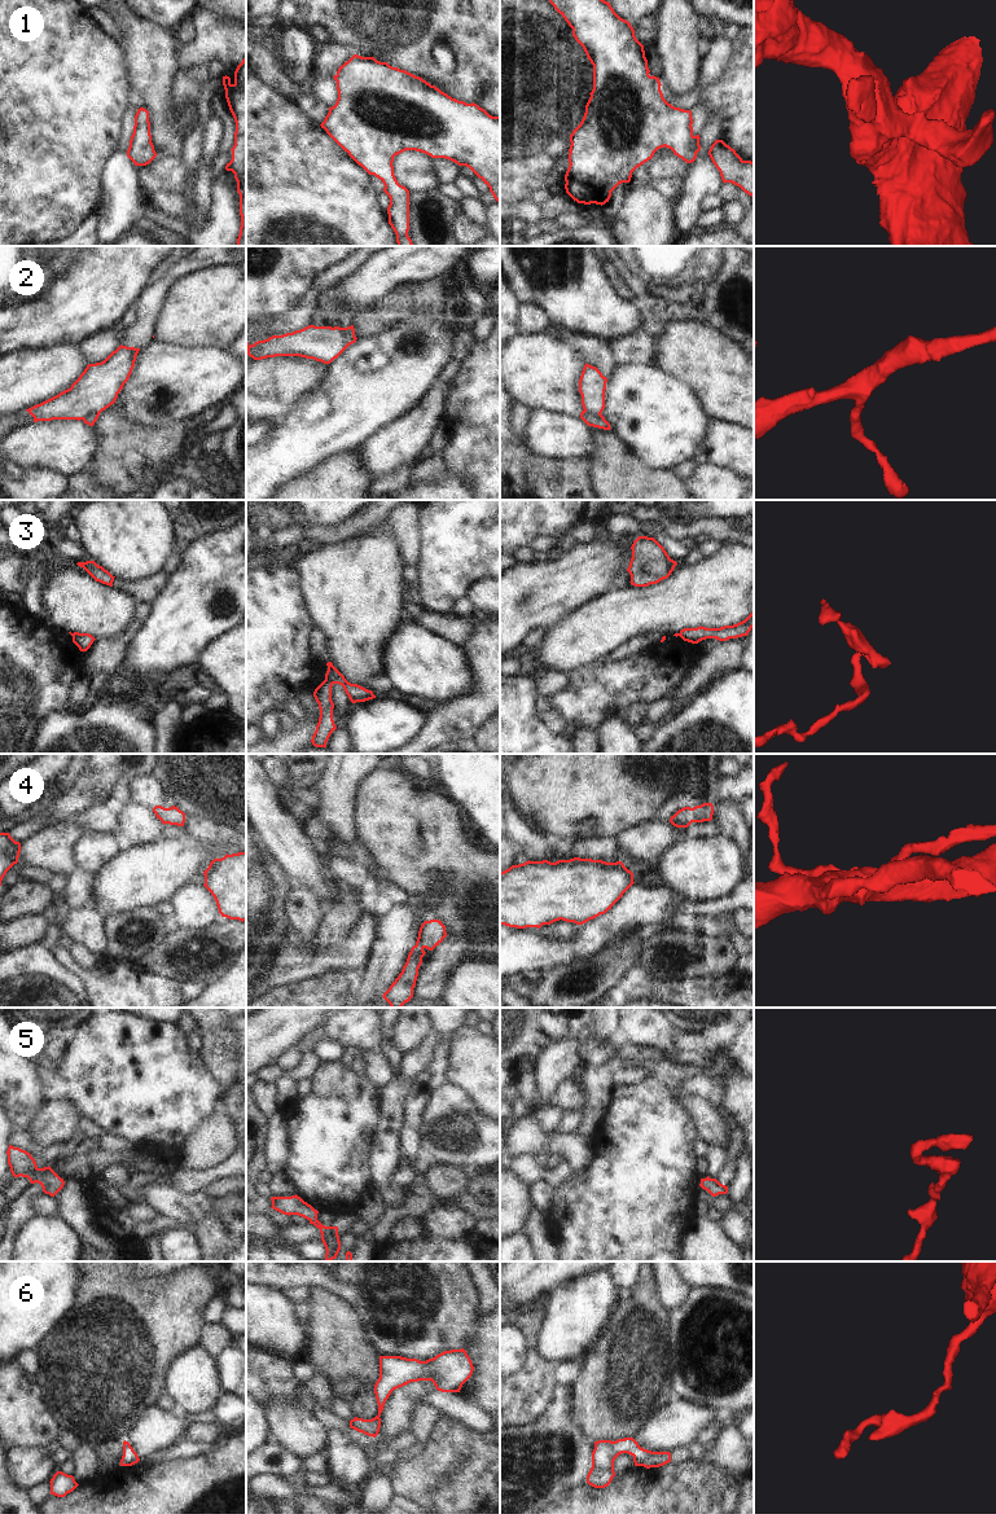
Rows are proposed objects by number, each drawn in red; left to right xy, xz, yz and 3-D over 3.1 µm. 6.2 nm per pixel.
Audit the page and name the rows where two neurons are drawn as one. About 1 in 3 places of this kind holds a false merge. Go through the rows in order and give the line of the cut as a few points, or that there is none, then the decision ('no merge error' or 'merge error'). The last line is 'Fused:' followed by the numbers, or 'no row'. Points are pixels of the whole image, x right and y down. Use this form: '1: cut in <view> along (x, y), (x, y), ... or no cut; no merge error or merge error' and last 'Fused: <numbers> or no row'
1: no cut; no merge error
2: cut in xy along (99, 412), (88, 412), (82, 418); merge error
3: cut in xz along (325, 679), (332, 684); merge error
4: no cut; no merge error
5: no cut; no merge error
6: no cut; no merge error
Fused: 2, 3

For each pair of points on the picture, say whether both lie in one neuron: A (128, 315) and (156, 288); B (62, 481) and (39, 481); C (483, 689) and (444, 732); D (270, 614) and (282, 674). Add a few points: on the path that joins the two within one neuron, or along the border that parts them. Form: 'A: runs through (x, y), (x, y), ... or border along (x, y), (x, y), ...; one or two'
A: border along (135, 303), (135, 317), (122, 327); two
B: runs through (57, 481), (44, 481); one
C: runs through (477, 700), (455, 722); one
D: runs through (270, 628), (270, 659); one

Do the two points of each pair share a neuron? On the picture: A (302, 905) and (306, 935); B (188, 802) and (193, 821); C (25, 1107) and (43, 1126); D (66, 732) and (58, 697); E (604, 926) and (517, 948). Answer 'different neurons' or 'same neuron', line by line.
A: same neuron
B: different neurons
C: different neurons
D: different neurons
E: same neuron

